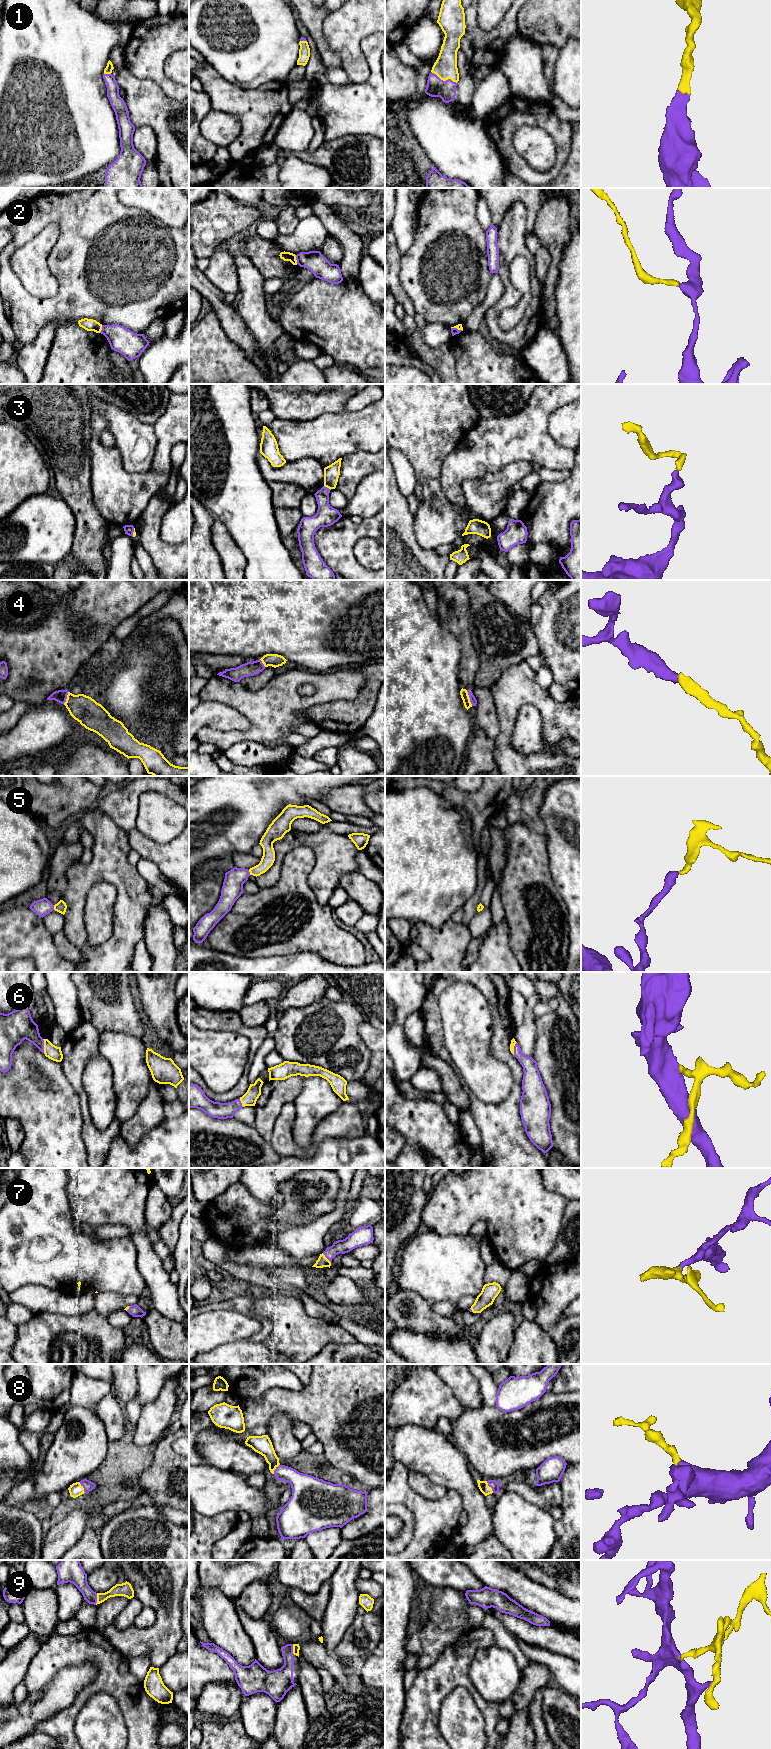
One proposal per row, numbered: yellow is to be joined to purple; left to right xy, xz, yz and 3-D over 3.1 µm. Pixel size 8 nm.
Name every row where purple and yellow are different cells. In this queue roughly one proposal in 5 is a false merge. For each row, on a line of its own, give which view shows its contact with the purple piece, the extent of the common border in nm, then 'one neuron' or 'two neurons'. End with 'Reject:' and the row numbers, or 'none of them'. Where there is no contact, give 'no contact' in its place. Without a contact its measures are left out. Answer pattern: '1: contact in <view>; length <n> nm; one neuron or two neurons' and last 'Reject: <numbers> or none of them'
1: contact in yz; length 220 nm; one neuron
2: contact in xz; length 70 nm; two neurons
3: contact in xz; length 70 nm; two neurons
4: contact in yz; length 140 nm; one neuron
5: contact in xy; length 40 nm; one neuron
6: contact in xy; length 110 nm; one neuron
7: contact in xz; length 100 nm; one neuron
8: contact in yz; length 110 nm; one neuron
9: contact in xy; length 100 nm; one neuron
Reject: 2, 3

